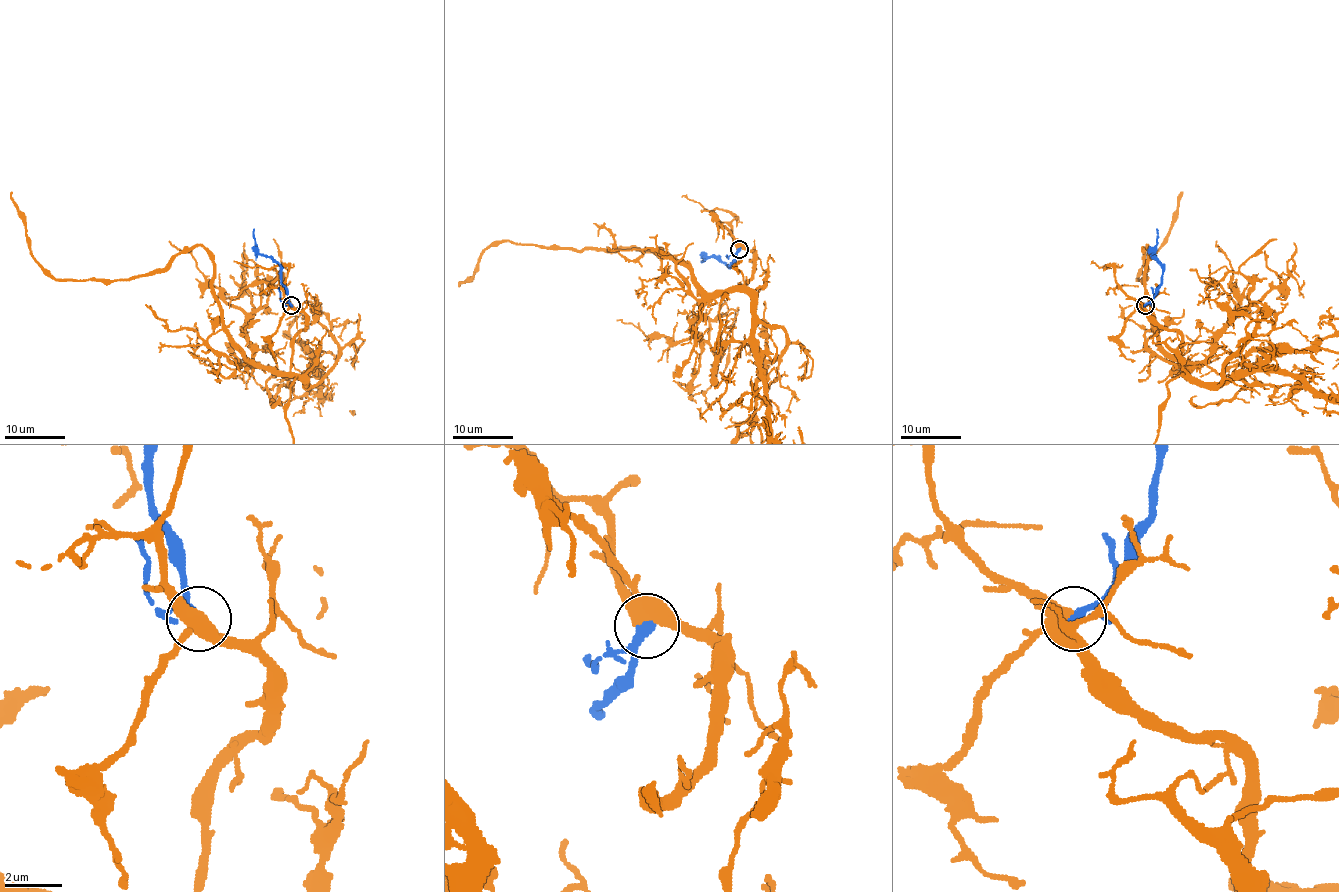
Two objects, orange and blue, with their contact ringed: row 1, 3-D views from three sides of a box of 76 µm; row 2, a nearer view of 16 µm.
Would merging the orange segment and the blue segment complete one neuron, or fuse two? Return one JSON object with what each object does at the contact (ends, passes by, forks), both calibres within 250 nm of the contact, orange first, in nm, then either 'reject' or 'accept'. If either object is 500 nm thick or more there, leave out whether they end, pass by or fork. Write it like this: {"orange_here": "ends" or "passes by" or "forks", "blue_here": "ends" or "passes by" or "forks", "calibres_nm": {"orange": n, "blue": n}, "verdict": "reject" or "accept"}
{"orange_here": "forks", "blue_here": "passes by", "calibres_nm": {"orange": 400, "blue": 240}, "verdict": "accept"}

